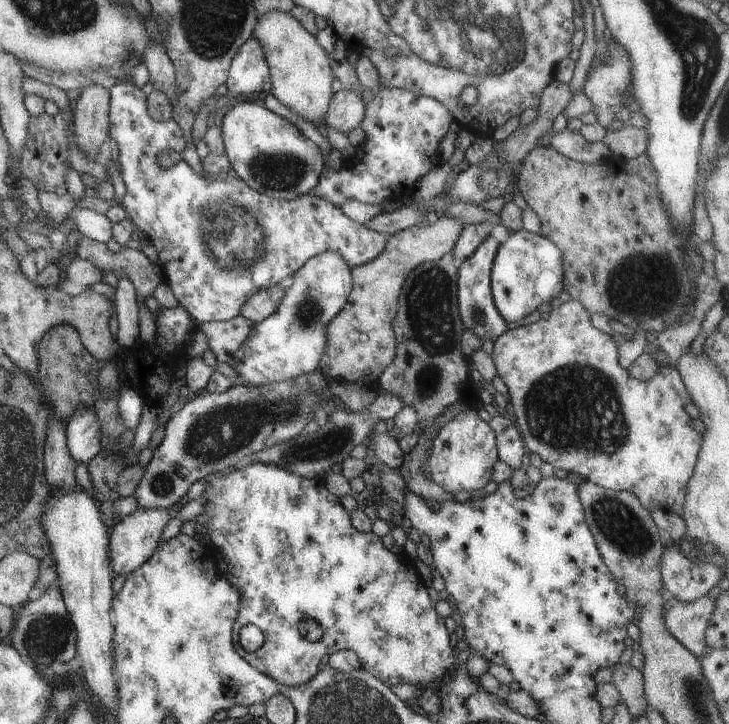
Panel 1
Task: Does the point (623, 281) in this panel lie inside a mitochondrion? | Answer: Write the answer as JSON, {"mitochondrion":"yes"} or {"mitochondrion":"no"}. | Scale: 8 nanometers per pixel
{"mitochondrion":"yes"}

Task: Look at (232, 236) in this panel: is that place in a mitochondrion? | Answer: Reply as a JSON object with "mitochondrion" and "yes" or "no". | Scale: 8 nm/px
{"mitochondrion":"yes"}

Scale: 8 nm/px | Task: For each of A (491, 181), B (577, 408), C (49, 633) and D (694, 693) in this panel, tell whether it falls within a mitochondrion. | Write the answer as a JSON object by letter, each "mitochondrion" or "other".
{"A":"mitochondrion","B":"mitochondrion","C":"mitochondrion","D":"mitochondrion"}

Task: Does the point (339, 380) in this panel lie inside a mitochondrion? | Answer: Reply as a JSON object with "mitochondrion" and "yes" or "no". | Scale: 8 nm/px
{"mitochondrion":"no"}

